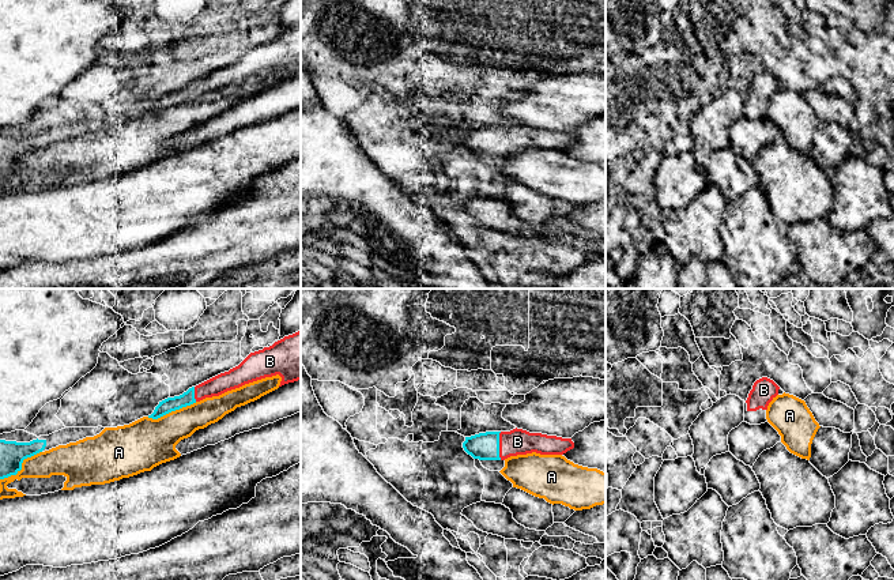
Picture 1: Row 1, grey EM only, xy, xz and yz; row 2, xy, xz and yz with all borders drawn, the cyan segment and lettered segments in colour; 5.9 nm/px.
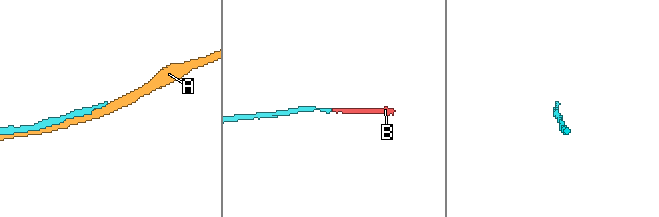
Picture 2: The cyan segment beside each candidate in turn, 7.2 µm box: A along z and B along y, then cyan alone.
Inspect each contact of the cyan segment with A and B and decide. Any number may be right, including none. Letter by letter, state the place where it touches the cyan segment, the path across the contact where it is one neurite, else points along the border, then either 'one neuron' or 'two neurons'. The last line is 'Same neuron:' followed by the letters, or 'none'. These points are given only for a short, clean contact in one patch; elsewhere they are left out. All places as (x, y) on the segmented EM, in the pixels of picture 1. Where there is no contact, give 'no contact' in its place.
A: xy (21, 466) | two neurons
B: xz (498, 445) | across xz (485, 445), (498, 445), (517, 441) | one neuron
Same neuron: B

